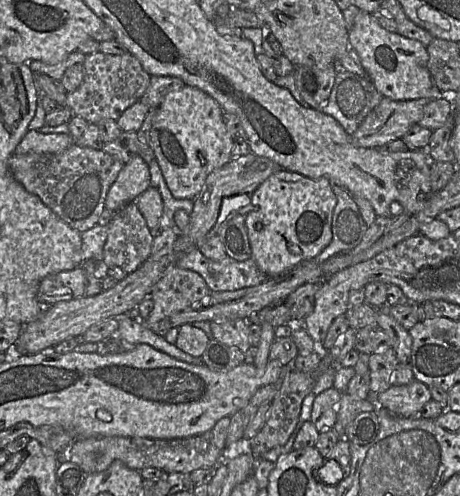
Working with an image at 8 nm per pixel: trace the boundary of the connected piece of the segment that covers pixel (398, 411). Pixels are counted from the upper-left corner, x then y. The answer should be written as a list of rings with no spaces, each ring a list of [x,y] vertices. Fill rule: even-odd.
[[[413,380],[407,385],[394,386],[391,385],[385,392],[377,395],[377,403],[385,408],[393,416],[403,418],[419,417],[419,412],[423,406],[432,399],[427,385]]]

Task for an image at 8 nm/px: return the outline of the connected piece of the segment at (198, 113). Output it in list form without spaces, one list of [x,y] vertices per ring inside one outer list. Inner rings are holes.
[[[188,85],[169,92],[157,108],[151,129],[152,148],[175,198],[194,200],[207,177],[231,160],[233,138],[223,122],[223,112],[213,97]]]

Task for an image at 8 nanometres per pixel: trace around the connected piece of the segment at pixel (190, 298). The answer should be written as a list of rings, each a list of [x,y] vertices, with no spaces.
[[[173,267],[152,288],[153,309],[144,324],[151,329],[164,318],[196,308],[211,293],[195,271]]]

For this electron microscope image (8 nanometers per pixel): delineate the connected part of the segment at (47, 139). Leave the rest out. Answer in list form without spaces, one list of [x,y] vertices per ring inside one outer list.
[[[39,130],[28,131],[15,150],[16,155],[27,153],[59,153],[75,143],[71,134],[45,134]]]

